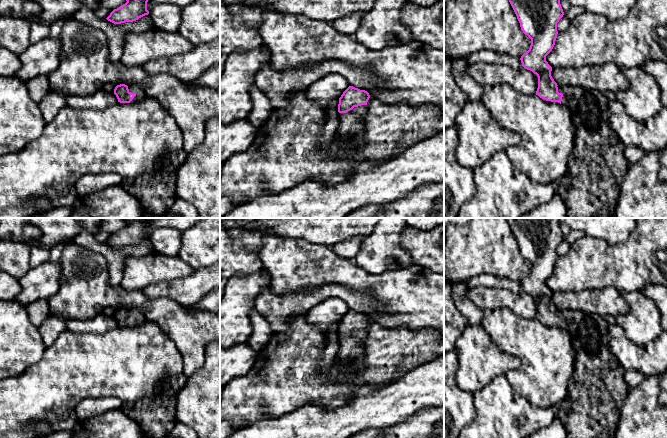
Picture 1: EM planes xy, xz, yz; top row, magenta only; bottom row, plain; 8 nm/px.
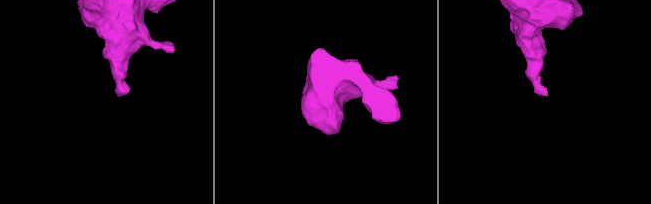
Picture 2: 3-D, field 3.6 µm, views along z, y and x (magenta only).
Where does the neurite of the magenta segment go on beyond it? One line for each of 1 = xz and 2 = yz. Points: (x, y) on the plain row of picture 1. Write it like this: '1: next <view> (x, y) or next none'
1: next xz (350, 355)
2: next yz (597, 390)

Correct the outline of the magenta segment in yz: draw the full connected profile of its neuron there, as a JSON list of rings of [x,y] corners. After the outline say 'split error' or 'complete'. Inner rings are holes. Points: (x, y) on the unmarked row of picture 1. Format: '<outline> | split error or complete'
[[[506,218],[506,220],[517,240],[523,257],[531,263],[529,274],[521,280],[520,284],[525,293],[532,295],[538,301],[536,319],[546,325],[558,326],[566,330],[570,335],[576,353],[574,375],[569,382],[568,394],[563,401],[552,407],[556,417],[563,422],[567,438],[614,438],[620,409],[627,397],[629,388],[625,382],[625,369],[611,352],[608,323],[603,316],[597,314],[558,309],[551,300],[552,291],[546,285],[546,280],[555,269],[558,258],[557,247],[564,239],[560,222],[558,218]]] | split error

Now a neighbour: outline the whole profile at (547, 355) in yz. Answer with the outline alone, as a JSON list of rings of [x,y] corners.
[[[505,307],[487,312],[481,326],[499,350],[521,360],[517,369],[506,374],[519,395],[535,407],[553,407],[565,399],[576,361],[576,353],[566,330],[546,325],[536,318],[524,319]]]

